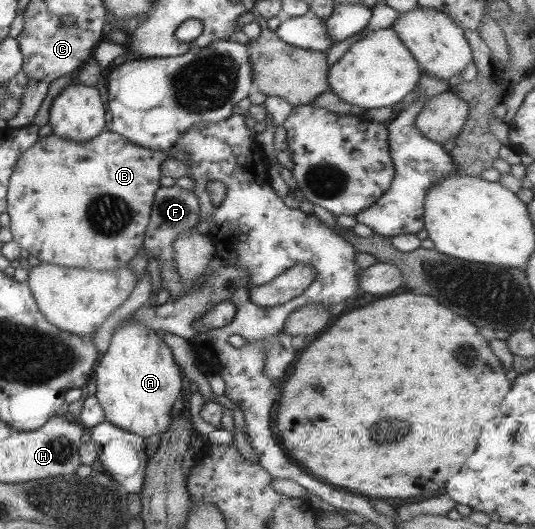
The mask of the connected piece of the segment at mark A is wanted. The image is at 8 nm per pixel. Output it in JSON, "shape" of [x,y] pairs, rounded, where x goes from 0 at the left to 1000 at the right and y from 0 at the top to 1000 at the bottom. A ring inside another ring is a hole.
{"shape":[[[241,609],[239,614],[221,618],[200,665],[189,671],[174,705],[181,720],[179,750],[196,779],[196,792],[219,807],[254,819],[275,828],[280,822],[312,815],[321,798],[321,773],[327,758],[336,752],[340,737],[340,696],[329,688],[321,664],[301,641],[279,620],[262,614],[260,609]]]}

